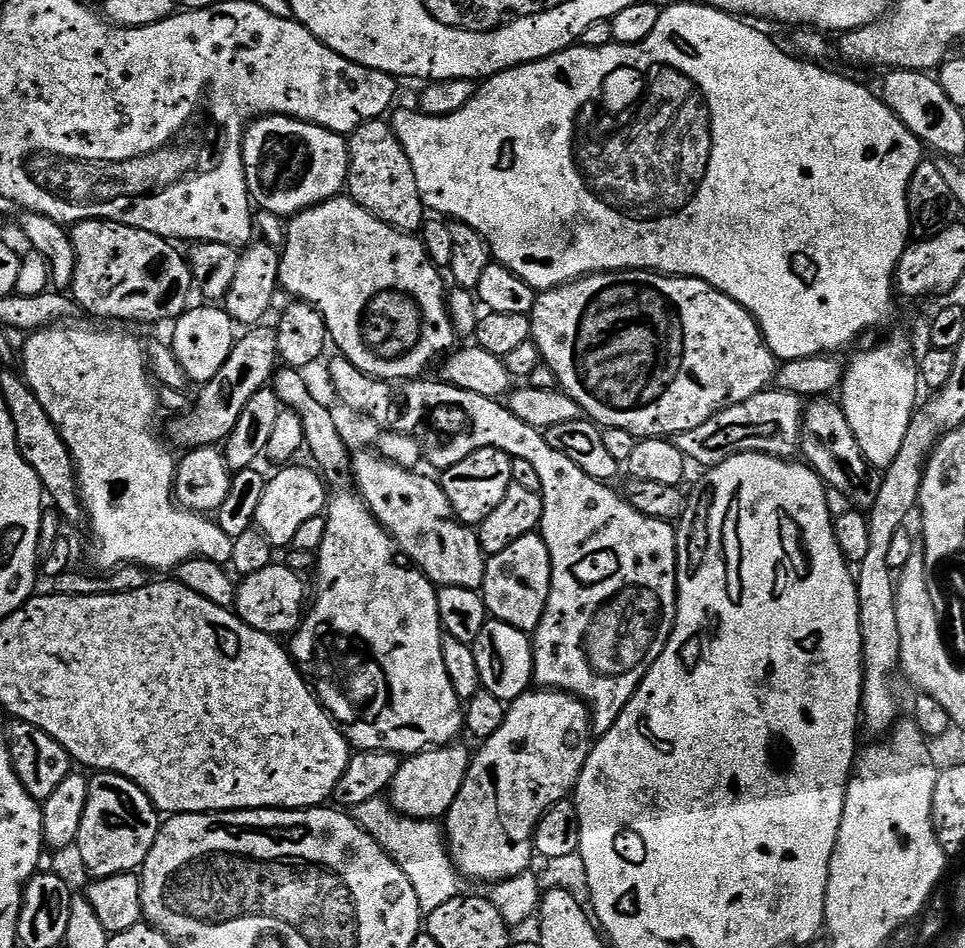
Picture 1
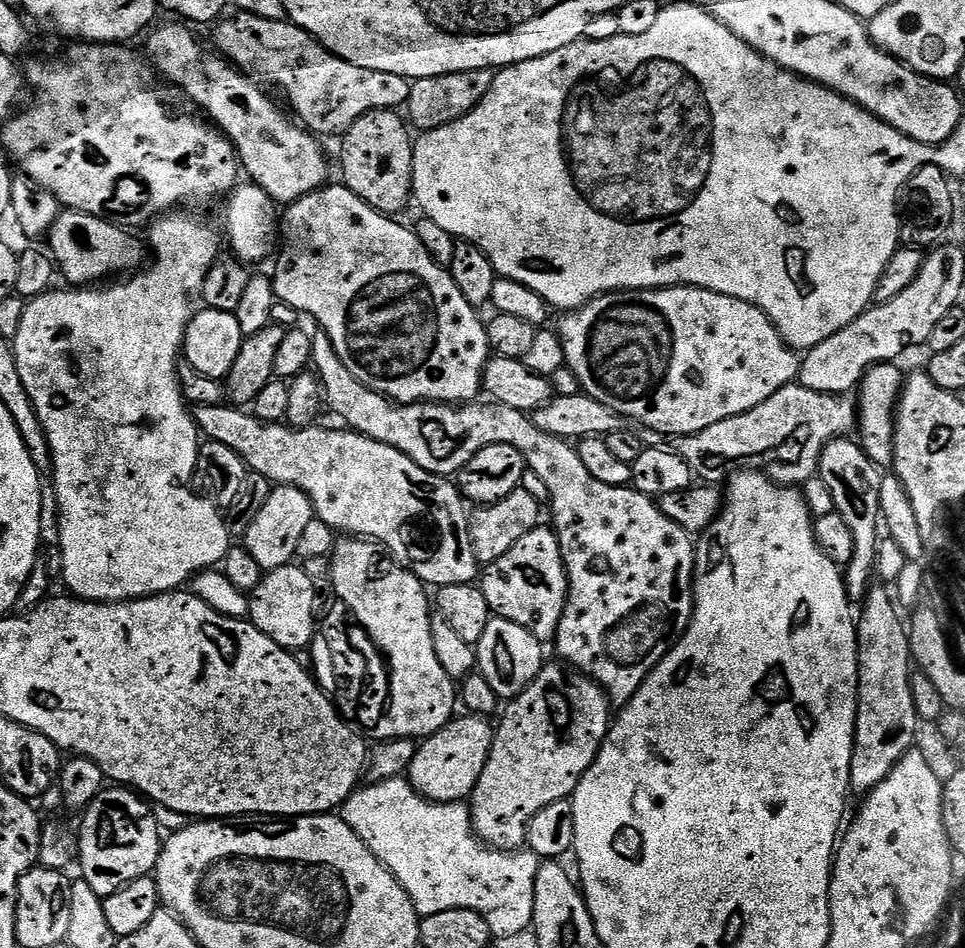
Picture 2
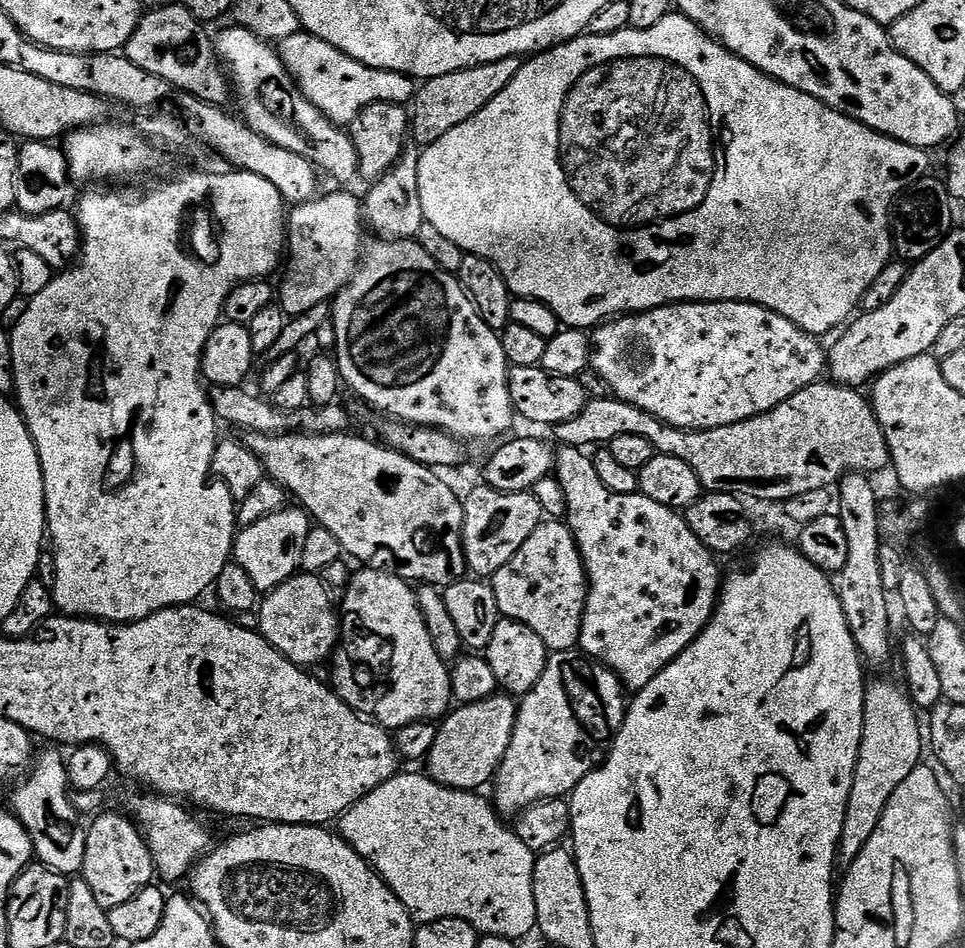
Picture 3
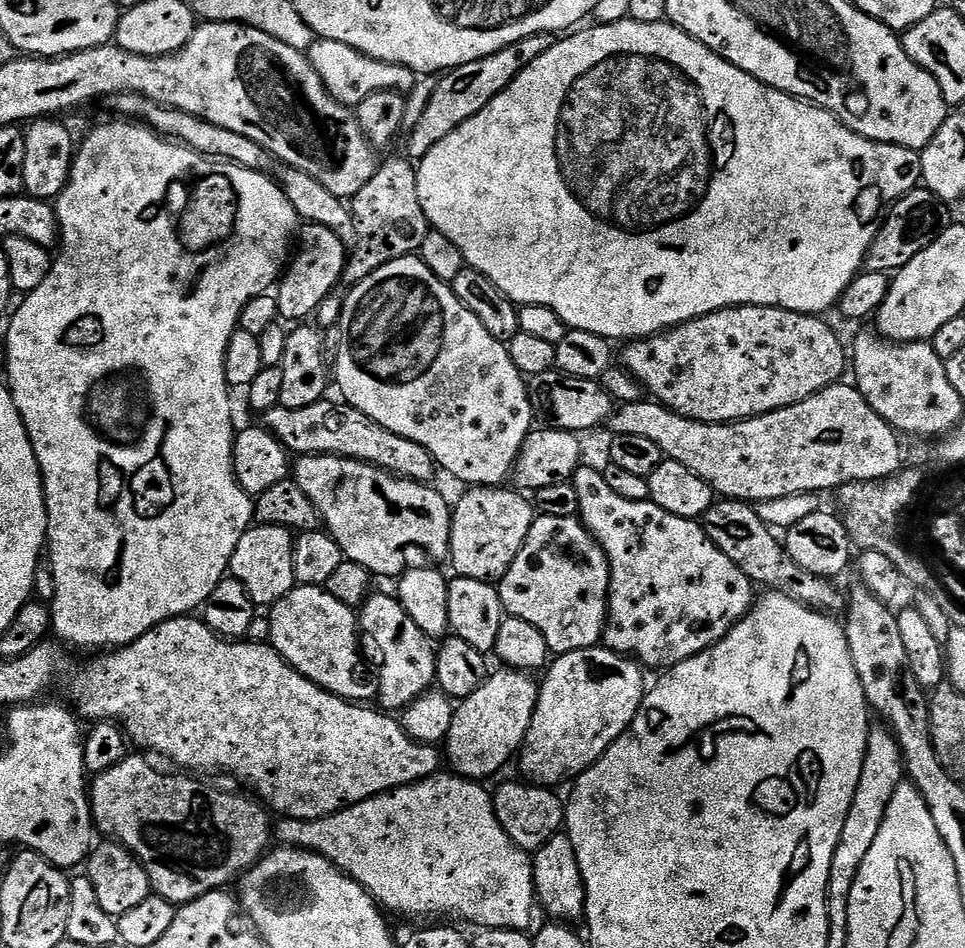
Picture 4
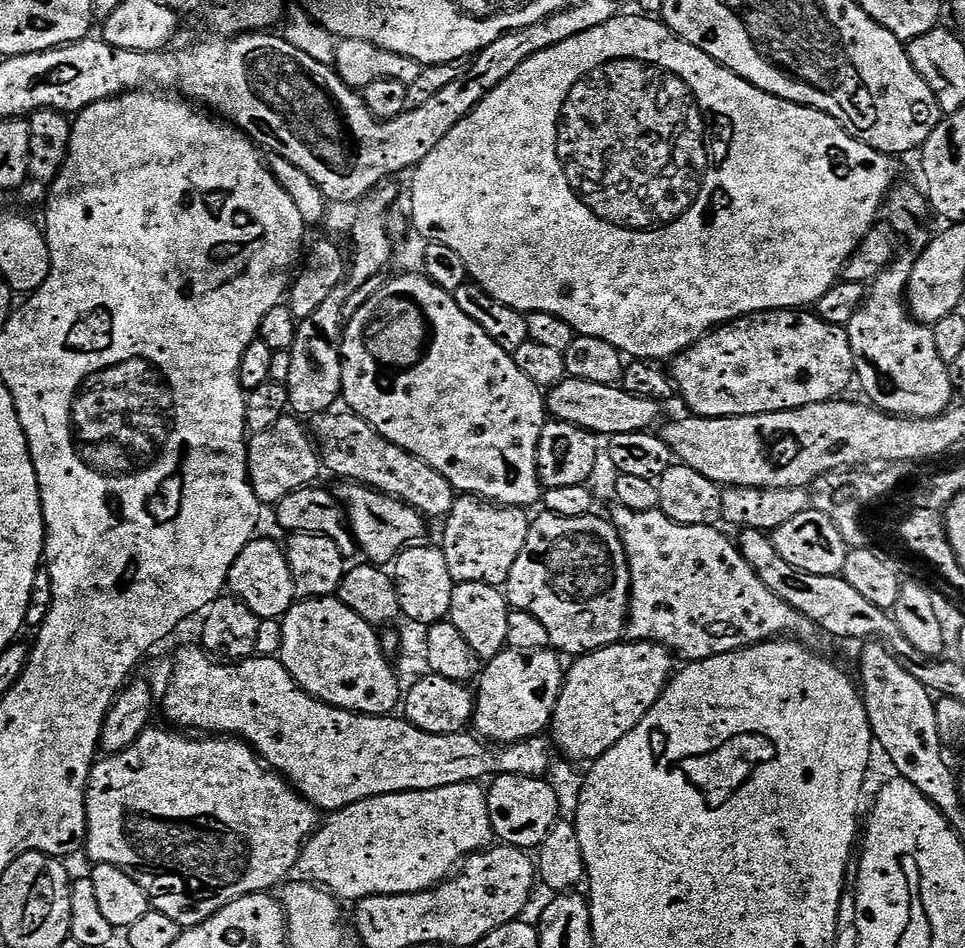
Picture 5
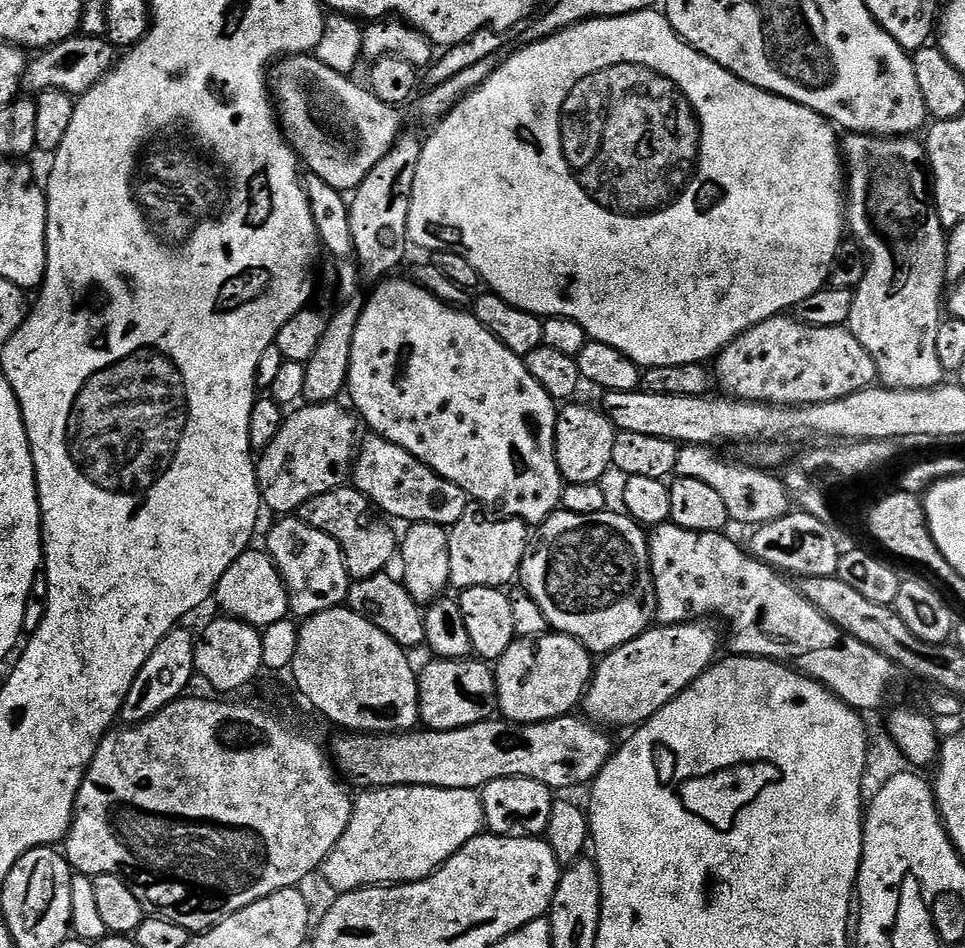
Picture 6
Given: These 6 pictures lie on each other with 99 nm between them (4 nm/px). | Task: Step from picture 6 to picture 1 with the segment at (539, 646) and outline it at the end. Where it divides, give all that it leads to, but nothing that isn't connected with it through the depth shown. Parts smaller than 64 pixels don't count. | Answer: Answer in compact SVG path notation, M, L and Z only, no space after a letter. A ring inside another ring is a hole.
M460 742L401 759L400 769L398 774L394 774L390 789L393 809L401 816L409 816L415 820L439 821L447 817L450 806L454 806L454 798L458 798L458 790L462 790L462 782L471 761L470 752L467 752Z

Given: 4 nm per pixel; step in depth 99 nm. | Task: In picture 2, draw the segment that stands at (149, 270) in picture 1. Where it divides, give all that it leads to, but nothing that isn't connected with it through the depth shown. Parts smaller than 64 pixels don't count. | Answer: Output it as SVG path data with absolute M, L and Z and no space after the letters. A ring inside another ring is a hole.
M64 210L46 235L46 248L59 275L61 272L69 280L69 285L96 286L112 278L107 276L112 276L115 272L131 273L141 267L139 264L144 256L144 248L146 252L145 241L143 244L138 237L131 236L128 232L131 231L117 226L111 219Z

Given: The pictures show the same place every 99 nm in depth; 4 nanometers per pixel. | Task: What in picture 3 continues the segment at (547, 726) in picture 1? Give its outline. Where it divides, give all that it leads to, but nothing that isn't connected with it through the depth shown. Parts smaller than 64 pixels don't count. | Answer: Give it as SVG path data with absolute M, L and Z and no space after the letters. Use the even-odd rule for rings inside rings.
M576 650L551 653L537 684L519 701L509 746L496 769L494 807L500 816L512 818L539 800L555 800L571 794L578 782L597 767L596 752L605 751L610 730L622 723L625 711L626 689L610 669Z

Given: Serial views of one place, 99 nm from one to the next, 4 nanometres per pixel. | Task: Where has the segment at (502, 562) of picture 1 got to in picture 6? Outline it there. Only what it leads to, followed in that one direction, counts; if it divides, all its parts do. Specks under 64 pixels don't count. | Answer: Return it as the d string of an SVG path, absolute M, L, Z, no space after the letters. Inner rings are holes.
M563 510L553 512L551 516L544 519L543 524L535 529L534 539L520 564L518 577L519 583L524 583L523 591L537 604L538 609L545 616L547 627L565 636L574 637L582 647L587 648L593 654L607 654L616 648L621 648L626 642L647 632L649 628L653 627L656 620L656 582L652 578L652 564L648 560L649 537L646 535L645 529L637 524L631 516L620 510L612 511L605 510L598 514L574 514Z

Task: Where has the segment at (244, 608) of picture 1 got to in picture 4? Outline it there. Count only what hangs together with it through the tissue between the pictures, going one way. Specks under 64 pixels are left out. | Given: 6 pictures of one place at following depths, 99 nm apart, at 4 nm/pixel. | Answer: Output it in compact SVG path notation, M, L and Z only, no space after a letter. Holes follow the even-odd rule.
M301 584L291 588L267 613L269 641L278 655L310 682L327 692L353 702L368 702L374 688L360 673L362 649L358 643L358 616L338 598L328 593L327 587Z

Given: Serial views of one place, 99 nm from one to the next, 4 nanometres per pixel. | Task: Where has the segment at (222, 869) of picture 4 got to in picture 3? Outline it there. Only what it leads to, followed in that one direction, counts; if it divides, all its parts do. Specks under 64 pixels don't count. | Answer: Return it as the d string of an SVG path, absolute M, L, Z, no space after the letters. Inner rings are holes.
M159 794L147 795L130 797L127 811L144 833L155 875L164 880L180 880L183 876L185 879L196 867L197 860L213 847L214 839L208 833L207 826L202 821L195 820L183 803Z

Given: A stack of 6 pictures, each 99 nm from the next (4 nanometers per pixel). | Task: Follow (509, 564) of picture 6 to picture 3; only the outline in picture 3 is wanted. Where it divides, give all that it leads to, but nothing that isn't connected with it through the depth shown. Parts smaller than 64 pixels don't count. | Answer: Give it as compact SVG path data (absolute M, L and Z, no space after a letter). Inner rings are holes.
M487 486L479 487L470 489L466 494L464 492L462 496L464 521L462 522L461 542L467 571L476 578L490 578L495 572L502 570L502 566L506 566L506 562L510 562L514 554L518 554L526 538L534 534L534 530L545 519L545 515L542 506L538 506L538 498L534 498L531 491L503 492Z

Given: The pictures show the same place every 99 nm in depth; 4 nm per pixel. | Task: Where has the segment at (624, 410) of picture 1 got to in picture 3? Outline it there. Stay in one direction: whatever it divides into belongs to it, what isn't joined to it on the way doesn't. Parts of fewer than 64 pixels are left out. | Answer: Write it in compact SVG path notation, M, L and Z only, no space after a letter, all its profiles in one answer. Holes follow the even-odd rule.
M701 300L699 302L669 302L649 312L633 312L615 318L609 318L590 332L590 368L596 376L609 388L615 399L638 406L646 414L658 418L671 428L721 428L749 420L755 416L774 410L782 402L786 402L798 390L817 383L826 372L826 348L817 337L803 332L790 318L782 318L782 314L769 312L757 304L747 304L744 300Z

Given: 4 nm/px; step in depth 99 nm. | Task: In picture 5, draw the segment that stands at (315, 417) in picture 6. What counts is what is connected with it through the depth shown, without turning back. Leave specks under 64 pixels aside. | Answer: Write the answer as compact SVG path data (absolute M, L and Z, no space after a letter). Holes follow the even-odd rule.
M285 414L274 426L251 433L247 441L248 481L261 505L274 506L286 494L317 483L316 475L322 472L320 454L309 429L299 422L295 415Z

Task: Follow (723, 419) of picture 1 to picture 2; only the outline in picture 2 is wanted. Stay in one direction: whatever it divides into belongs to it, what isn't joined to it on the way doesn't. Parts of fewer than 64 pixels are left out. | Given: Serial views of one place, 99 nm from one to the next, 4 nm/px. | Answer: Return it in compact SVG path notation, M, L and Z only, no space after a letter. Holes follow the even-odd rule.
M799 382L788 384L778 394L766 398L762 406L754 406L746 414L714 422L698 434L666 438L649 428L640 432L645 446L671 448L692 467L704 482L727 481L737 470L763 472L775 484L803 486L817 475L820 455L832 440L855 433L858 428L858 408L847 395L831 396L806 390Z

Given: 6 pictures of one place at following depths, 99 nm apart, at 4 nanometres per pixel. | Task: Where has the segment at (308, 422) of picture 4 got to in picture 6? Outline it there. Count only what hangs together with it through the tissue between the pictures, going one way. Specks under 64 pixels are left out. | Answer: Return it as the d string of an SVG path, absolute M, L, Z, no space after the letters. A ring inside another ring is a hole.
M368 434L365 440L363 437L359 441L350 480L379 511L381 508L385 512L385 517L408 520L409 525L451 526L470 507L470 498L461 488L454 486L454 482L442 479L437 472L431 472L422 461L402 450L402 446L375 434Z

